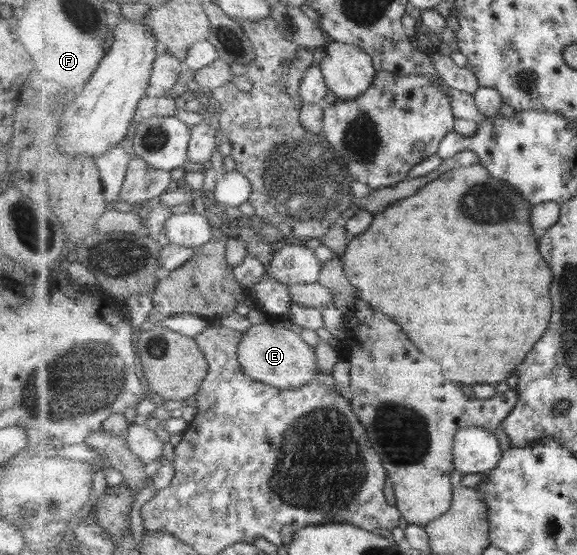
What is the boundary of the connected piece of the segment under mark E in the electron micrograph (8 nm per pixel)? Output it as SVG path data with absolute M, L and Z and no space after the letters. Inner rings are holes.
M276 323L254 324L240 340L237 352L243 371L262 383L279 388L299 388L311 382L318 374L316 349L310 347L294 327L278 327Z

